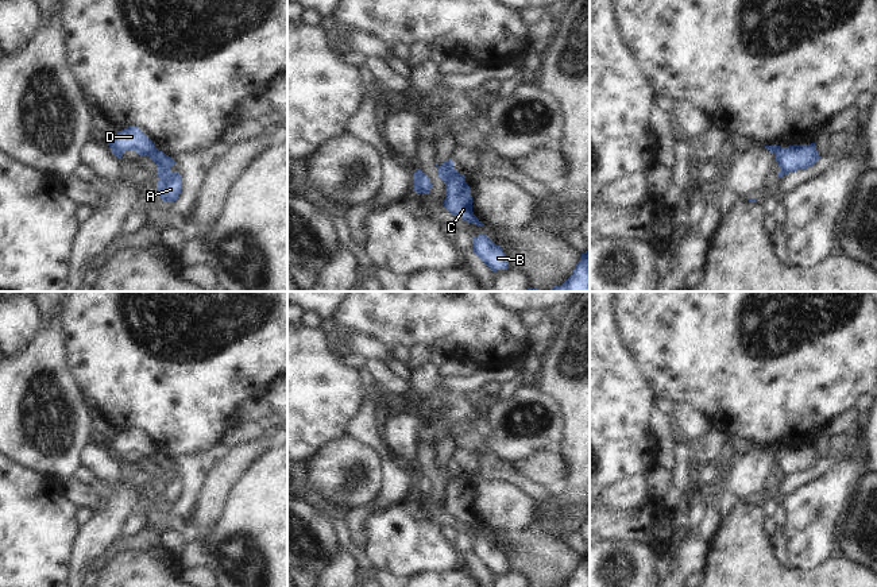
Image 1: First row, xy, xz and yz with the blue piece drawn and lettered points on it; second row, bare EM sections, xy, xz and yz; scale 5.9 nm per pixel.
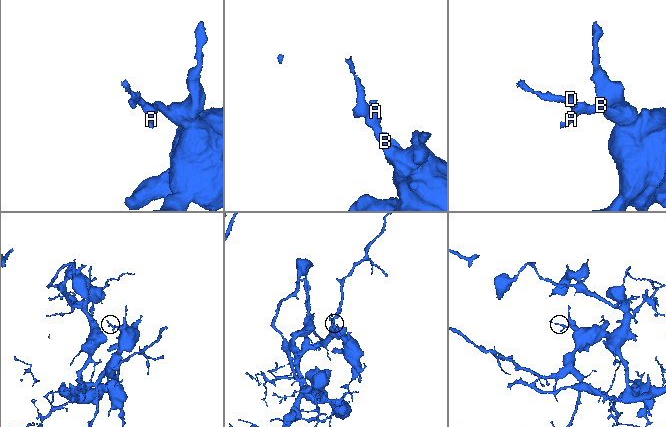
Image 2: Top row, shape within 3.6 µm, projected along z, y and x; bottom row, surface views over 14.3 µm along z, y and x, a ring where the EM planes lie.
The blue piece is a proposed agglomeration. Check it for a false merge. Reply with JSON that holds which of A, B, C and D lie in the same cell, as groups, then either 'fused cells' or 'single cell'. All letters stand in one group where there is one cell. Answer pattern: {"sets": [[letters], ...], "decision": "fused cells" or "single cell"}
{"sets": [["A", "B", "C"], ["D"]], "decision": "fused cells"}

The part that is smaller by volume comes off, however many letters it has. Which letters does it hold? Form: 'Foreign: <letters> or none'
Foreign: D

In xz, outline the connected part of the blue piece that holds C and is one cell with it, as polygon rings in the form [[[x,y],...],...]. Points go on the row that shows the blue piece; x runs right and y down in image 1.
[[[463,173],[445,184],[444,208],[461,220],[486,227],[472,212],[471,189],[467,185]]]

